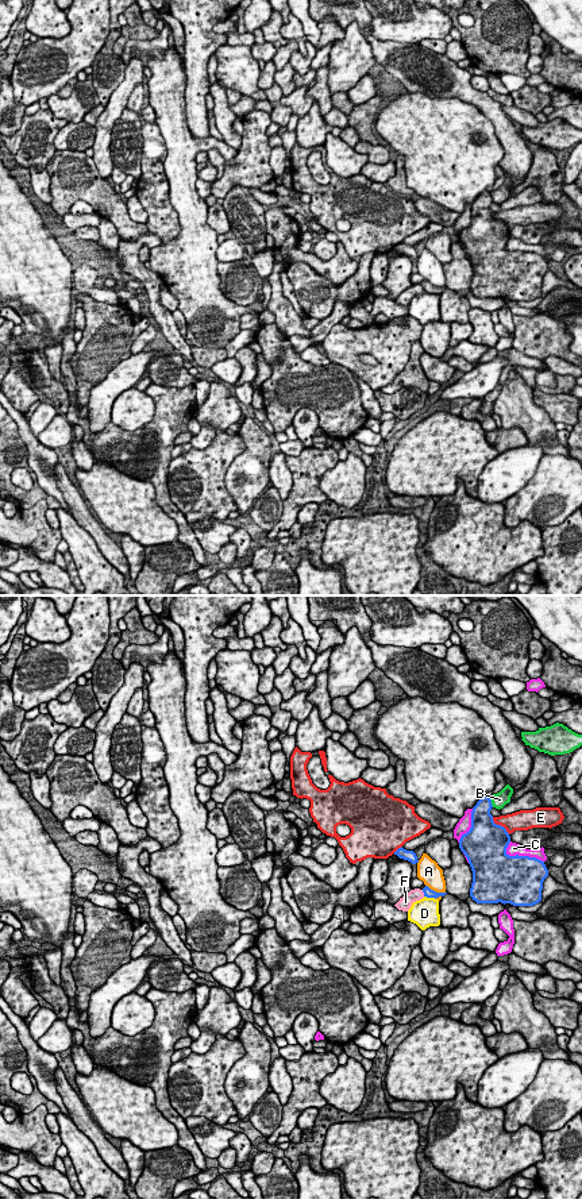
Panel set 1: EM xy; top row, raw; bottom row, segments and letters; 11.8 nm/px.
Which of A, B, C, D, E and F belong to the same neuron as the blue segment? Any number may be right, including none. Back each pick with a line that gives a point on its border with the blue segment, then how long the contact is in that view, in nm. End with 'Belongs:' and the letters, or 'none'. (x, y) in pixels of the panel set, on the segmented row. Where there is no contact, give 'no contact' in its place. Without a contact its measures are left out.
Belongs: none

